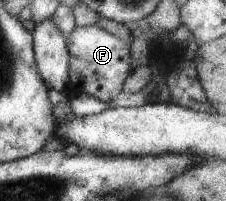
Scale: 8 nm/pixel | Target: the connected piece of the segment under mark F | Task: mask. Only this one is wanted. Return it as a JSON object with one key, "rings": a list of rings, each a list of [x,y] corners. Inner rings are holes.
{"rings":[[[97,23],[76,27],[66,40],[70,57],[68,93],[111,102],[111,98],[121,92],[127,76],[132,72],[130,44],[125,44],[121,38],[103,30]]]}

